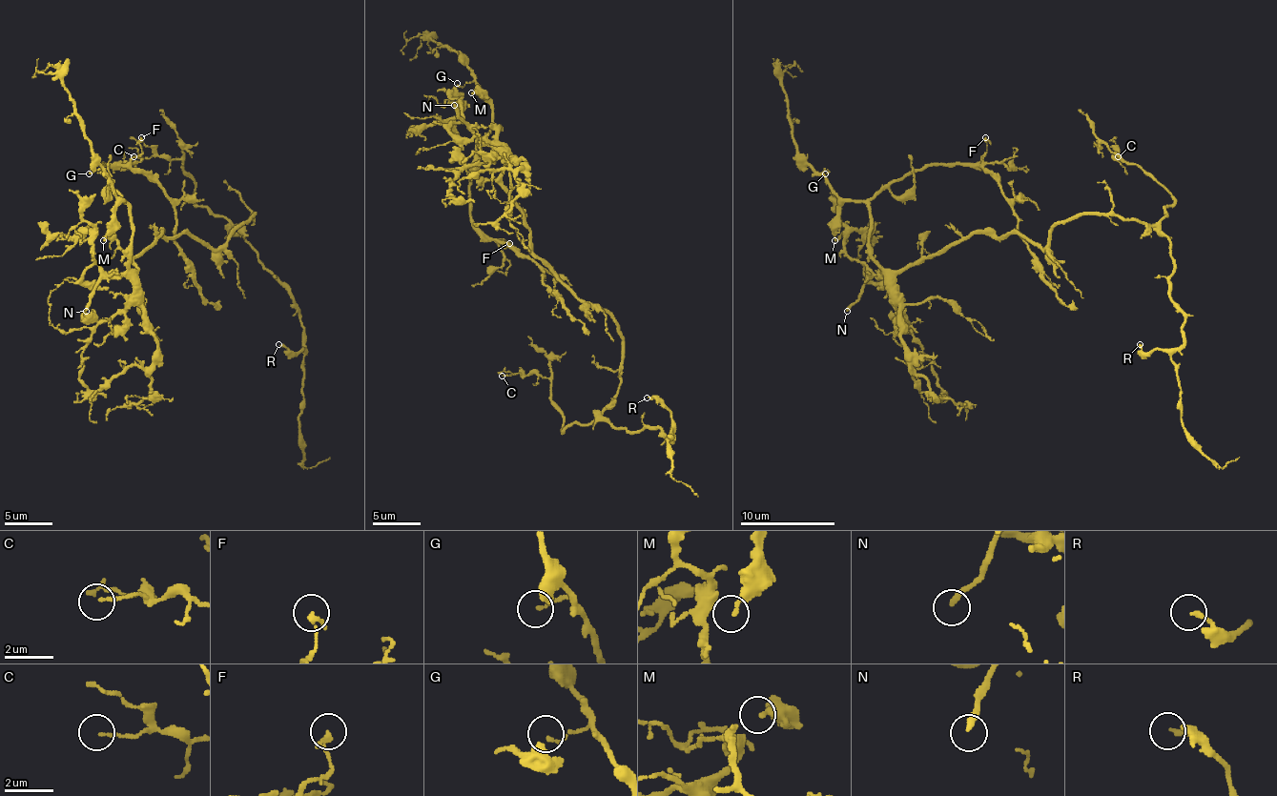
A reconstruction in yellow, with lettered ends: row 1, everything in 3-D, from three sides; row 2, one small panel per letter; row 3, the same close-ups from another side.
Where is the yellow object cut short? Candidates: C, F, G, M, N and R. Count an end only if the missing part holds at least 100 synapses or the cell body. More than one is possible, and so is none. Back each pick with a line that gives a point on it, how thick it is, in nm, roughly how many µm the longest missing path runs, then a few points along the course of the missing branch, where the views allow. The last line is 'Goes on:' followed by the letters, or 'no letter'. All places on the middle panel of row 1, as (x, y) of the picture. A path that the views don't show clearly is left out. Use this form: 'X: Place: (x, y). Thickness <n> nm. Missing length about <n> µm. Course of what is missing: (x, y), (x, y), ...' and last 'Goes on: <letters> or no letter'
N: Place: (454, 105). Thickness 240 nm. Missing length about 50 µm. Course of what is missing: (454, 105), (435, 91), (423, 57), (483, 71), (535, 119), (578, 124), (587, 105), (649, 57), (651, 36)
Goes on: N

